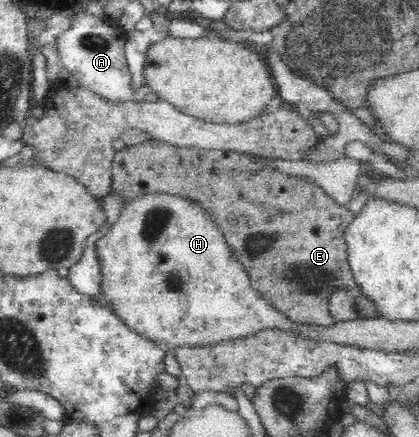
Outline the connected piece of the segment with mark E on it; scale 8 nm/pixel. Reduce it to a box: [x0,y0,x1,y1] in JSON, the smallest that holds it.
[111,140,356,326]

